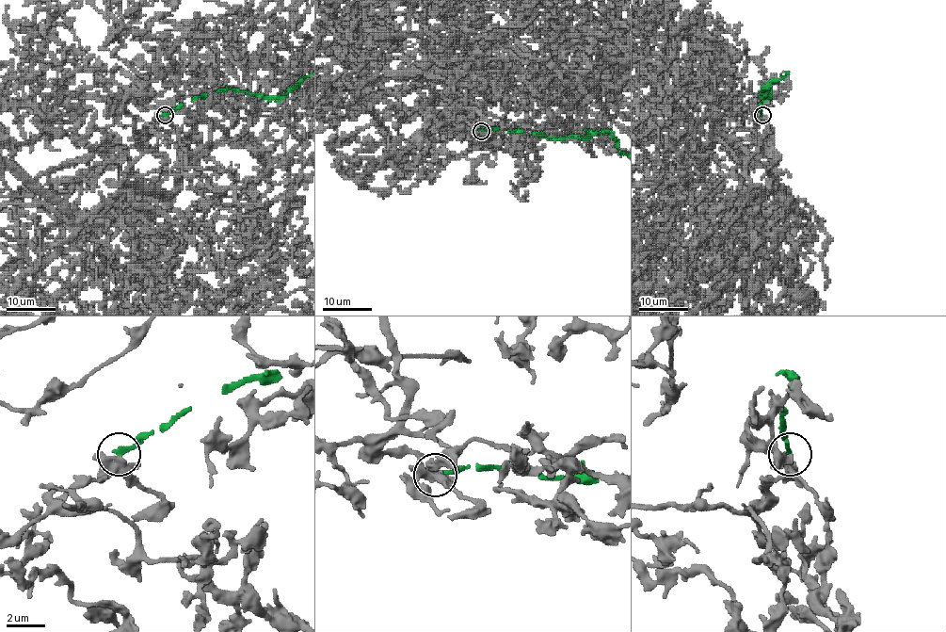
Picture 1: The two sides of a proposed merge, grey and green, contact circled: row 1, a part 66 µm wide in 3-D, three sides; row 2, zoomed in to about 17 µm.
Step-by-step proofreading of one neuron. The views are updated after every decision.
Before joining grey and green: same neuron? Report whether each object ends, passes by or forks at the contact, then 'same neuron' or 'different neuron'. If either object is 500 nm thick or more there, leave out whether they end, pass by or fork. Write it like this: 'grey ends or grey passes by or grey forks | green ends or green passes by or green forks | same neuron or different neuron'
grey forks | green ends | different neuron

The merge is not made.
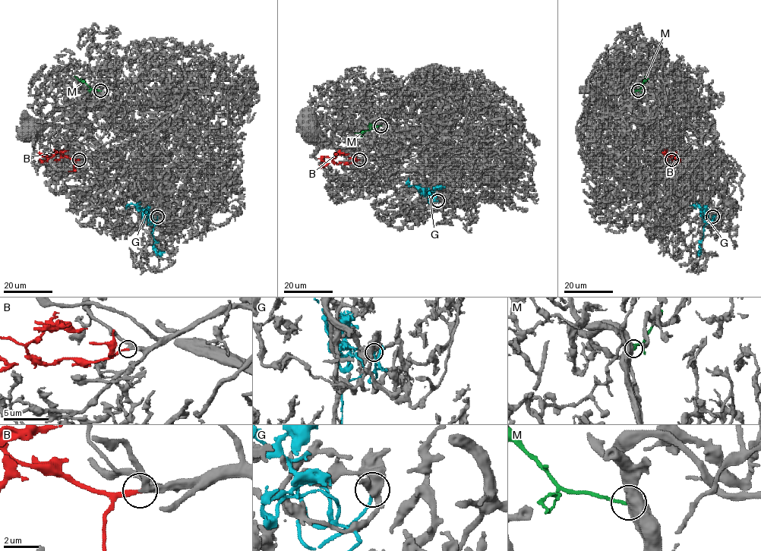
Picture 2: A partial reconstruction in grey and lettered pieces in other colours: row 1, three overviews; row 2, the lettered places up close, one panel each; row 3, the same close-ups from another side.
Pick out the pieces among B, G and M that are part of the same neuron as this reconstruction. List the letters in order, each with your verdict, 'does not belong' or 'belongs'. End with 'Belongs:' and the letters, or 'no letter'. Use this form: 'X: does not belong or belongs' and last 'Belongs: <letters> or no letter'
B: belongs
G: does not belong
M: does not belong
Belongs: B

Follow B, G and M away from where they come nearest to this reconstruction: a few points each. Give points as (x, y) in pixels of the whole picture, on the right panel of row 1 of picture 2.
B: (671, 159), (675, 158), (676, 152), (671, 157), (668, 155), (673, 154), (677, 160), (680, 159)
G: (712, 216), (712, 225), (715, 221), (714, 215), (703, 227), (702, 239), (699, 241), (701, 242), (699, 252)
M: (638, 90), (645, 76)

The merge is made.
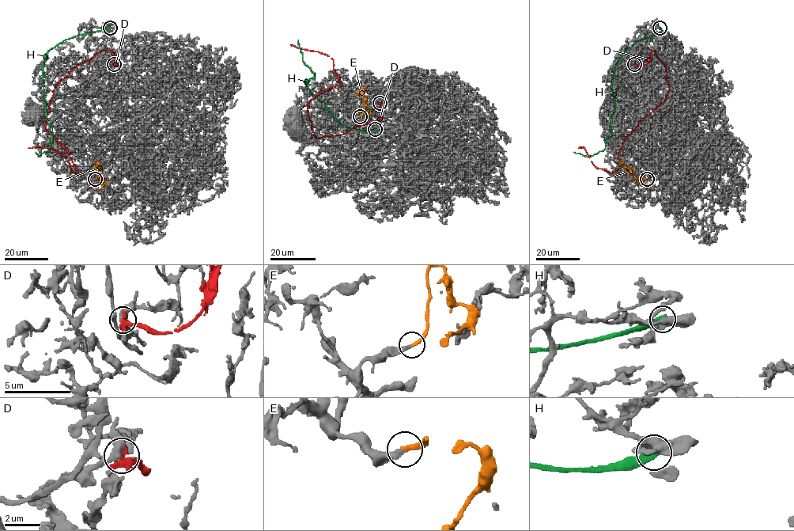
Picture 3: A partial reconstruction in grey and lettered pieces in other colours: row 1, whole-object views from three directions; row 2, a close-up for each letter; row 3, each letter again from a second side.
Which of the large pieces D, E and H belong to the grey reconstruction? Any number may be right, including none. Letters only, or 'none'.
E

